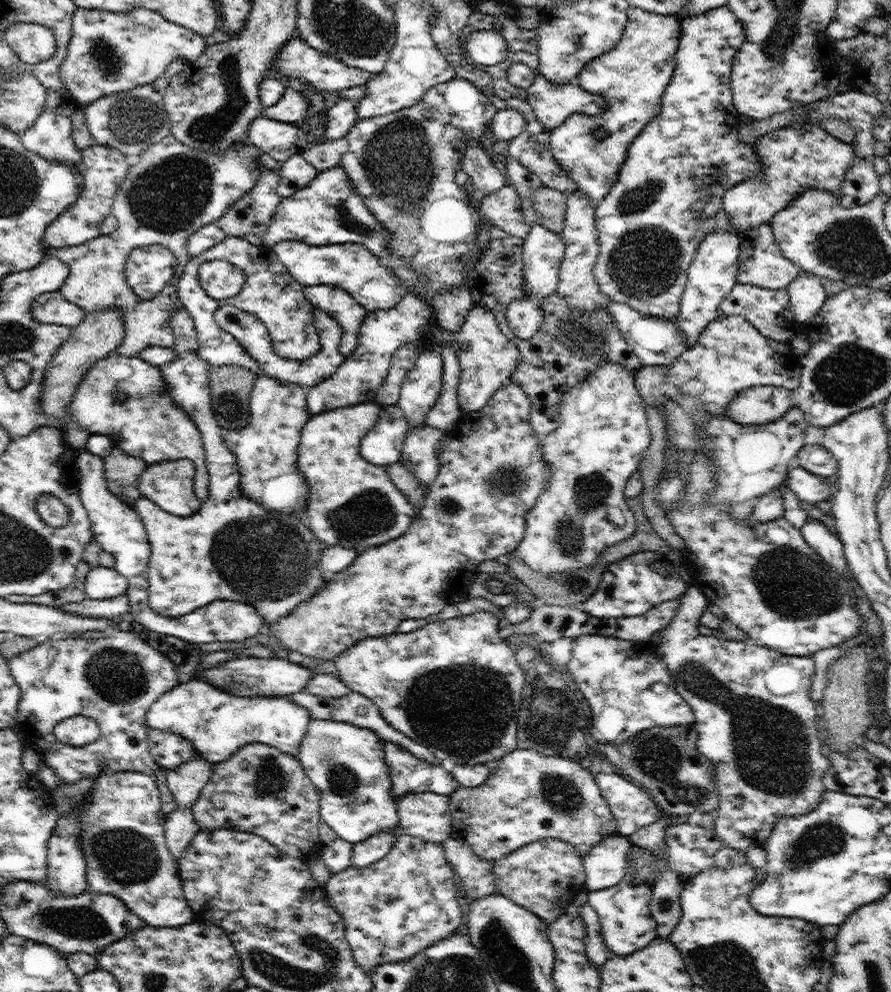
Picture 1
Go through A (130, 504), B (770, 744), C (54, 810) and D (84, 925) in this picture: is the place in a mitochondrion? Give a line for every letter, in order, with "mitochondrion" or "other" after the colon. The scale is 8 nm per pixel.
A: other
B: mitochondrion
C: other
D: mitochondrion

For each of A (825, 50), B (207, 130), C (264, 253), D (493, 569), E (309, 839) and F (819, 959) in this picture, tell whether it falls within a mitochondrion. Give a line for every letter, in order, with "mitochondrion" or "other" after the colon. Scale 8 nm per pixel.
A: other
B: mitochondrion
C: other
D: other
E: other
F: other

